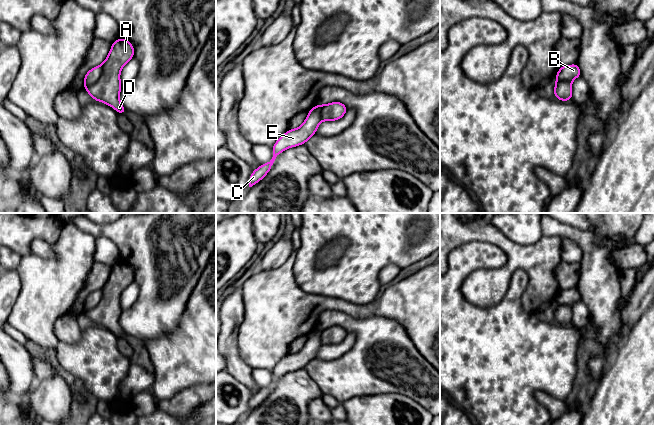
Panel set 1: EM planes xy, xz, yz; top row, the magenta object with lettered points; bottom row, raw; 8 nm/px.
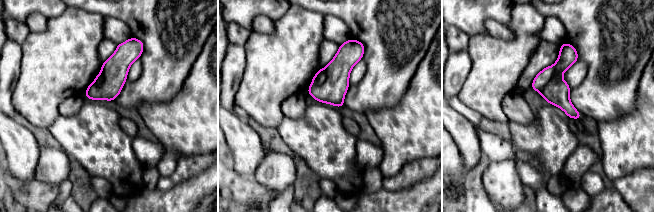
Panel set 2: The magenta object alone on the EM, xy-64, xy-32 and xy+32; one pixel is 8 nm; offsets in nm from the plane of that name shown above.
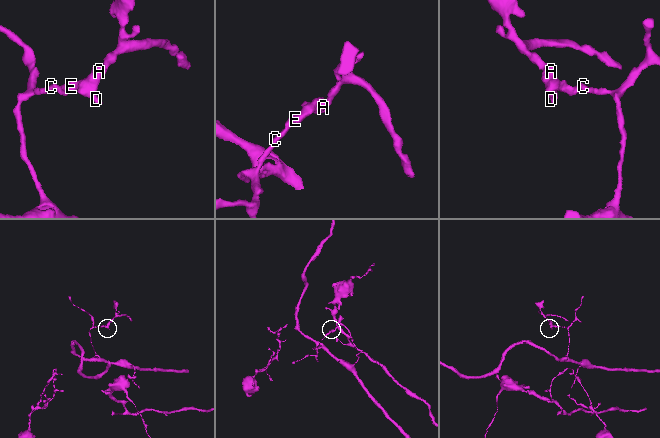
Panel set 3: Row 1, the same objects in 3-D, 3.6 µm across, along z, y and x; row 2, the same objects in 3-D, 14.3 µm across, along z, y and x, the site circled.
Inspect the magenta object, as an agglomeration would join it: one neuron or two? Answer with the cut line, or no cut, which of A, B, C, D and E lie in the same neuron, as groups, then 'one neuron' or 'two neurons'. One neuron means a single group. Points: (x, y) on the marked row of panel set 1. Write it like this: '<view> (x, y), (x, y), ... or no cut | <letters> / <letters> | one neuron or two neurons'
xy (101, 65), (100, 77), (95, 82), (84, 87) | A D / B C E | two neurons

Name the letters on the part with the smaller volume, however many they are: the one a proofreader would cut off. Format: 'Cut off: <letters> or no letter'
Cut off: A, D

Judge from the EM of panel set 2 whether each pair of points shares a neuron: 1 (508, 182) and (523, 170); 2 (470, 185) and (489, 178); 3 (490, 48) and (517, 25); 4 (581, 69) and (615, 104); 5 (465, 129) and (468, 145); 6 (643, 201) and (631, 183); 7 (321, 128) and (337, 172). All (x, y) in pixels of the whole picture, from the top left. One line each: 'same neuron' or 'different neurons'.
1: different neurons
2: different neurons
3: same neuron
4: different neurons
5: same neuron
6: same neuron
7: same neuron

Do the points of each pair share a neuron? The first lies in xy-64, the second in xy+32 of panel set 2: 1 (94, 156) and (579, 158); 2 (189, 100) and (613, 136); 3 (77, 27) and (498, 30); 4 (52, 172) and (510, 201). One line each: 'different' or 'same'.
1: different
2: same
3: different
4: same

